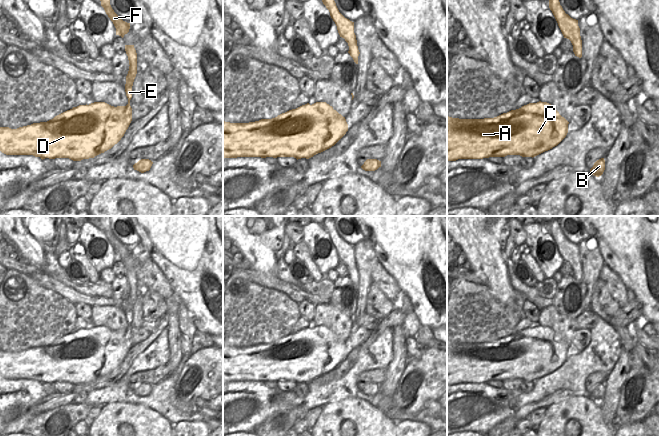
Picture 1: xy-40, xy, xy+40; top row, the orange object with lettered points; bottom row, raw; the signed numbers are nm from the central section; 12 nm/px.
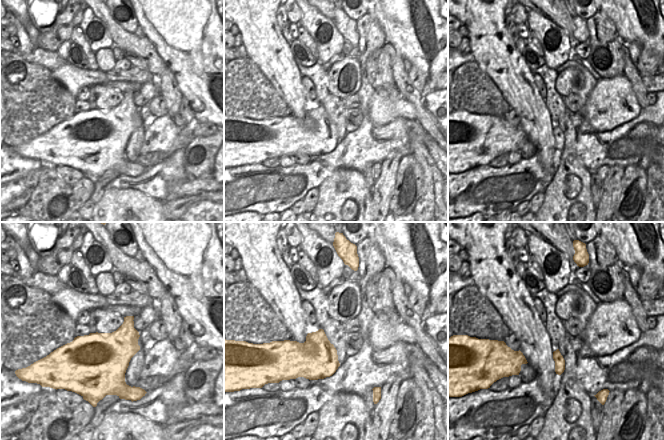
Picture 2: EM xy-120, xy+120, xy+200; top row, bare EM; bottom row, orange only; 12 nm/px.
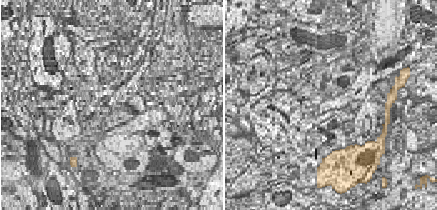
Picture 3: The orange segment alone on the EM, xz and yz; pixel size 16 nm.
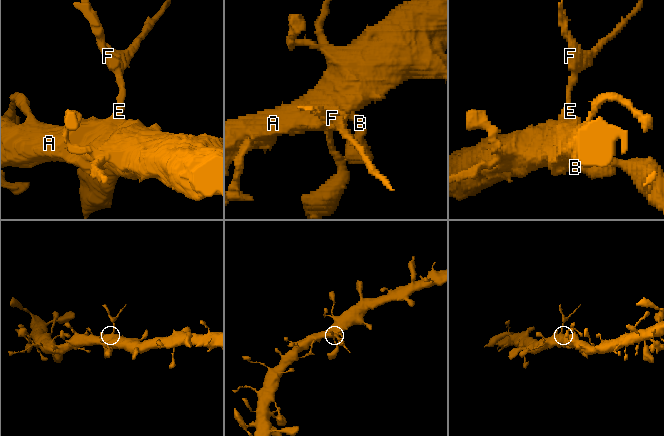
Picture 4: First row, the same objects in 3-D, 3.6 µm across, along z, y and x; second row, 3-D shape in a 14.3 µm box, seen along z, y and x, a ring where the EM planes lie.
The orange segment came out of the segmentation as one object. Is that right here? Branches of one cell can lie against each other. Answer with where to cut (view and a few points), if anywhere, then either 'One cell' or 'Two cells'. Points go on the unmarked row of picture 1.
Split along xy (349, 270), (354, 270), (357, 273). Two cells.

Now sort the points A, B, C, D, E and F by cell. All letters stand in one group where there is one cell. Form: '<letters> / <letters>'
A B C D E / F

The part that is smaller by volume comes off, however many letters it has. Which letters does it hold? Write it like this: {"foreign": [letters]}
{"foreign": ["F"]}

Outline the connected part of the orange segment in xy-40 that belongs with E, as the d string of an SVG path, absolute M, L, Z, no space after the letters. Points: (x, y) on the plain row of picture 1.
M125 271L129 284L125 316L128 322L126 330L111 330L105 326L79 329L67 334L47 346L11 353L0 351L0 375L6 379L33 379L45 382L69 382L73 385L94 382L117 368L124 360L132 345L132 310L137 298L137 277L135 272Z

